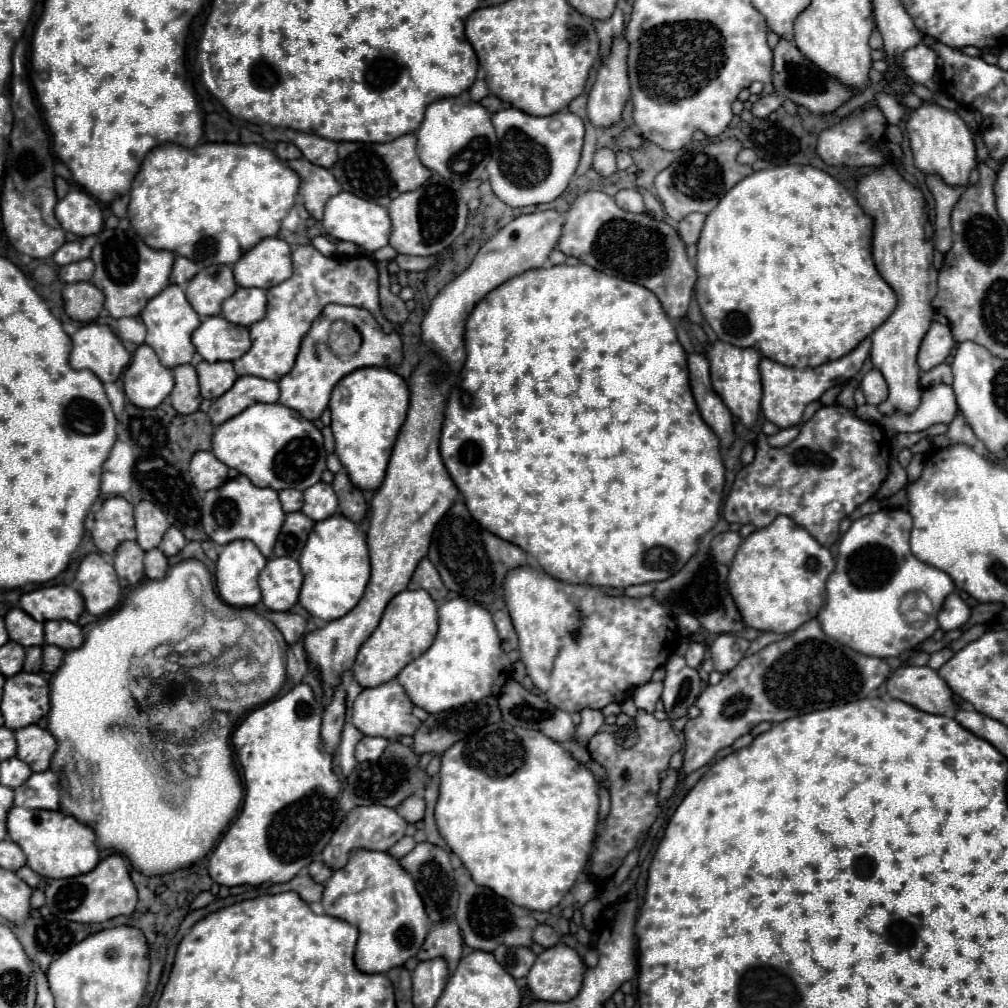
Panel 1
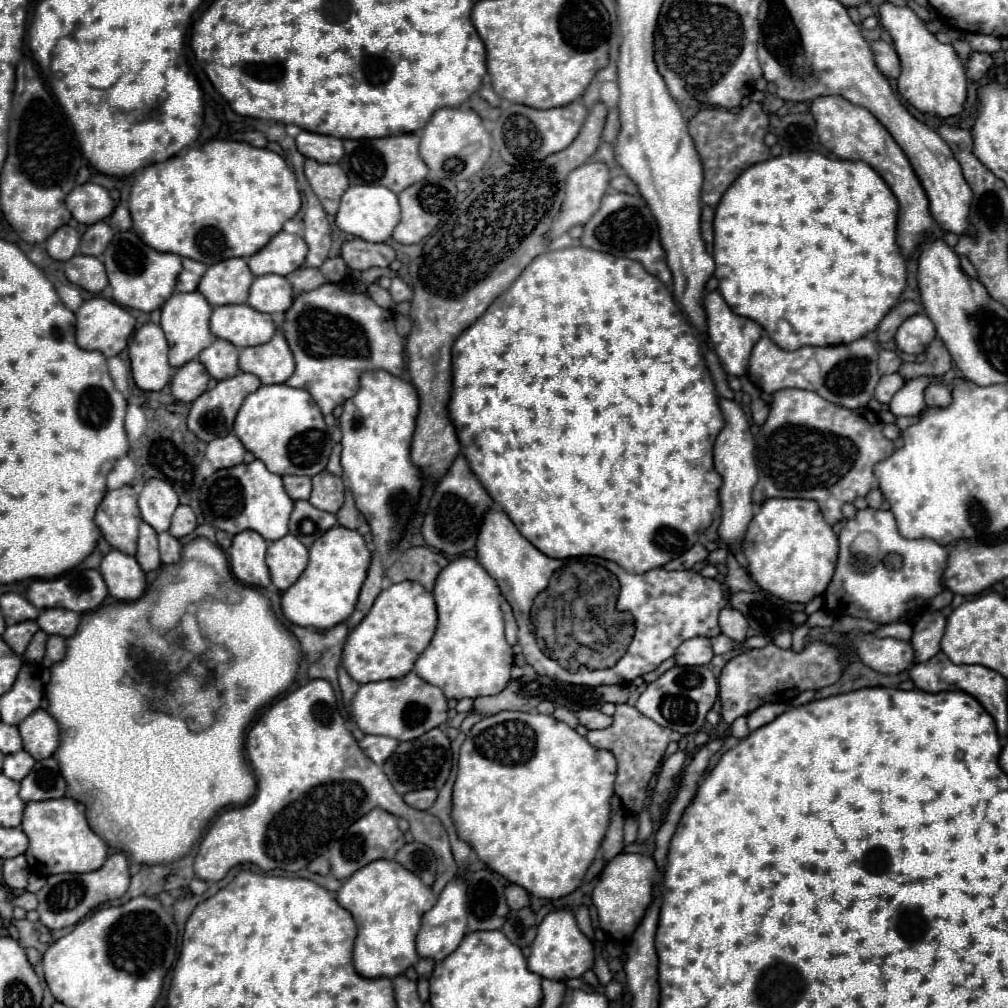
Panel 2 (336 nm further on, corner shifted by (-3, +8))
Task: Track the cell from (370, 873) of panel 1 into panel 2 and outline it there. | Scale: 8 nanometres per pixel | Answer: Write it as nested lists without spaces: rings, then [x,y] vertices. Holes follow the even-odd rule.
[[[373,861],[343,881],[337,891],[337,903],[353,915],[359,927],[353,951],[353,963],[359,975],[393,979],[419,961],[415,937],[423,913],[437,903],[437,895],[433,895],[431,887],[427,887],[415,873],[405,871],[397,861]]]

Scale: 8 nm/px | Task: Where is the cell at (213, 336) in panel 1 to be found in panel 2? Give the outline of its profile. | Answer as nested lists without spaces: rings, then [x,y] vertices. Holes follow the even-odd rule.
[[[245,303],[225,305],[213,309],[211,333],[235,347],[251,347],[267,343],[275,333],[275,323],[271,315],[261,315]]]

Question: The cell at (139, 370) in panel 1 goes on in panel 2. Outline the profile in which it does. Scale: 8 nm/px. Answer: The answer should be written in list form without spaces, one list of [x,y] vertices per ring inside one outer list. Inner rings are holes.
[[[145,323],[129,343],[133,381],[143,391],[161,391],[171,379],[167,339],[159,325]]]

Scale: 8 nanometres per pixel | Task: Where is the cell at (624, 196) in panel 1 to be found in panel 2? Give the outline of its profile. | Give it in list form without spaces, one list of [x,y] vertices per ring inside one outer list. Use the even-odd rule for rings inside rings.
[[[617,175],[611,179],[611,187],[621,191],[621,193],[629,193],[629,195],[635,195],[637,193],[637,185],[627,177],[627,175]]]

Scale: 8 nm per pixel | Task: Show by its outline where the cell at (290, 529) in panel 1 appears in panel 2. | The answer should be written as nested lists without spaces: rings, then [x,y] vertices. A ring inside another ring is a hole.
[[[295,501],[289,521],[289,533],[297,535],[297,539],[301,539],[305,547],[311,547],[313,541],[333,525],[337,525],[335,515],[315,509],[309,501]]]

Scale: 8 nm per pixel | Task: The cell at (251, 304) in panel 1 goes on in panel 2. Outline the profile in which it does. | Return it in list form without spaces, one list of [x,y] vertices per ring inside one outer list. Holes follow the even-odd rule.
[[[263,275],[255,277],[251,289],[249,289],[249,299],[247,305],[261,313],[285,313],[291,307],[291,285],[285,277],[281,275]]]

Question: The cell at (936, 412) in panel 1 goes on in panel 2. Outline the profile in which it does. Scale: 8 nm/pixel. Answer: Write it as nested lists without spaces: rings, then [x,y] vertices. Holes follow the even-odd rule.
[[[917,377],[907,381],[891,399],[889,409],[895,417],[911,417],[919,415],[925,405],[925,389],[935,383],[935,377]]]

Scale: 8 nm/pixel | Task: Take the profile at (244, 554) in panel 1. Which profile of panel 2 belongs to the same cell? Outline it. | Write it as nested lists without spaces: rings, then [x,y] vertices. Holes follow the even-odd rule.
[[[243,531],[233,537],[233,545],[227,549],[233,575],[253,587],[269,587],[269,569],[265,565],[267,541],[255,531]]]

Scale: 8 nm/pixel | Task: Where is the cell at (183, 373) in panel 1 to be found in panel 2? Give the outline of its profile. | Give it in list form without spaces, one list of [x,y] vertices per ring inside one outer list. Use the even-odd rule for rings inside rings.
[[[193,359],[193,361],[189,361],[189,363],[185,363],[183,367],[177,369],[177,373],[171,381],[173,397],[177,401],[183,401],[183,403],[195,401],[207,389],[209,379],[211,377],[205,371],[205,367],[197,359]]]

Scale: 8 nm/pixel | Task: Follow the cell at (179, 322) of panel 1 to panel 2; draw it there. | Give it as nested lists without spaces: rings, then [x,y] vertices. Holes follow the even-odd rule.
[[[199,291],[191,293],[173,293],[161,307],[161,329],[169,341],[169,363],[171,367],[181,367],[187,361],[197,359],[197,355],[215,341],[215,335],[209,331],[211,305]]]

